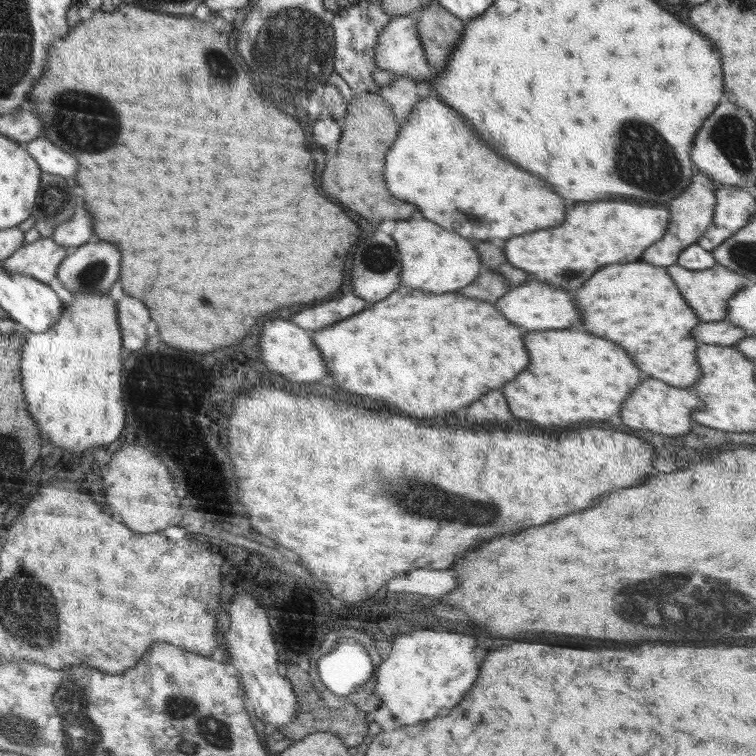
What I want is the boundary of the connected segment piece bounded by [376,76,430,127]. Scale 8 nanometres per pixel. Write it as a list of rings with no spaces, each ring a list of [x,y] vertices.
[[[401,76],[376,92],[390,103],[392,113],[397,118],[399,126],[408,123],[408,115],[414,106],[430,94],[429,80],[414,80],[412,77]]]

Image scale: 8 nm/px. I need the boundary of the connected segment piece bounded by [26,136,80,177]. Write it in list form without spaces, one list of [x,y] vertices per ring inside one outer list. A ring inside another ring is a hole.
[[[42,136],[35,138],[26,143],[26,149],[32,157],[36,158],[40,170],[44,172],[56,174],[59,177],[72,176],[80,168],[78,160],[72,154],[68,154],[62,148],[56,148],[52,142],[48,142],[48,138],[42,138]]]

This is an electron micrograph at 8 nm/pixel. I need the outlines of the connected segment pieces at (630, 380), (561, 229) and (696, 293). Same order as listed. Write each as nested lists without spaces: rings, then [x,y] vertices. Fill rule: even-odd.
[[[542,330],[525,334],[525,338],[532,364],[502,392],[512,416],[552,426],[552,430],[582,420],[617,418],[624,400],[646,379],[622,346],[590,332]]]
[[[603,200],[580,202],[568,210],[566,220],[548,230],[536,230],[532,234],[522,234],[506,242],[506,259],[516,268],[528,274],[536,274],[542,282],[560,286],[564,290],[578,290],[594,272],[612,263],[627,263],[640,259],[644,250],[658,242],[666,234],[670,224],[667,204],[642,203],[636,200]]]
[[[716,263],[714,266],[704,270],[688,270],[678,265],[670,265],[666,267],[668,275],[672,277],[674,283],[682,293],[686,303],[694,309],[694,313],[698,315],[701,323],[718,322],[726,317],[727,301],[742,288],[750,285],[750,279],[740,275],[736,271],[732,271],[726,266]]]

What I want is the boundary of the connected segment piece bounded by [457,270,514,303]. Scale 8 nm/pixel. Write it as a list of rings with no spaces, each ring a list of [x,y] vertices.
[[[483,270],[474,282],[458,289],[457,292],[468,298],[492,303],[502,298],[504,294],[508,294],[513,287],[504,275],[494,270]]]

